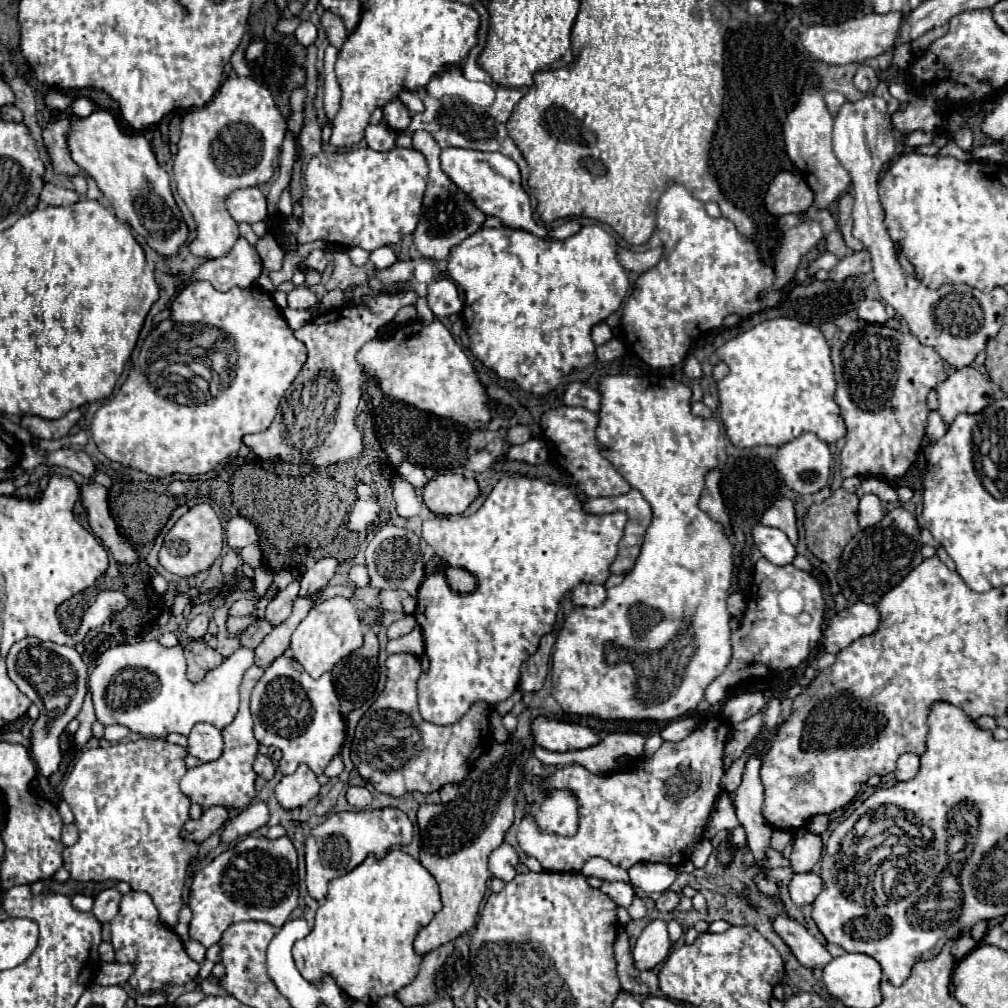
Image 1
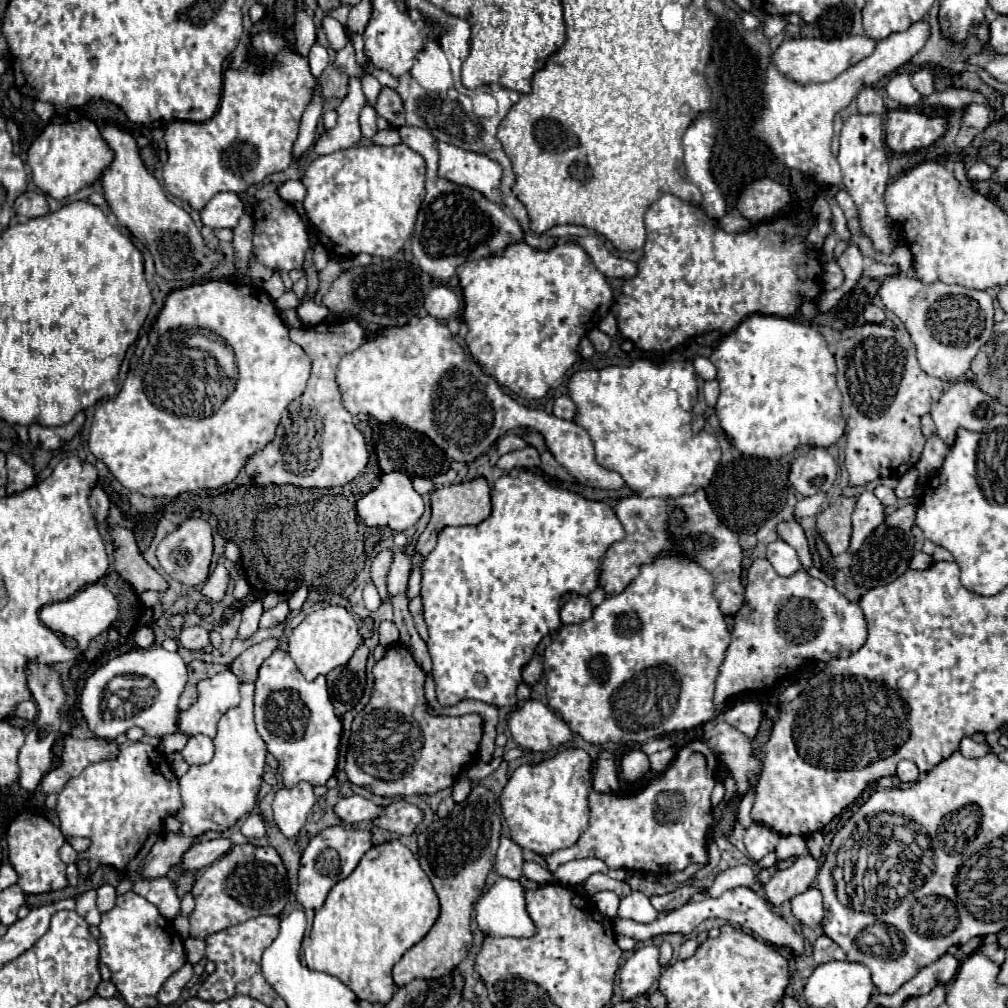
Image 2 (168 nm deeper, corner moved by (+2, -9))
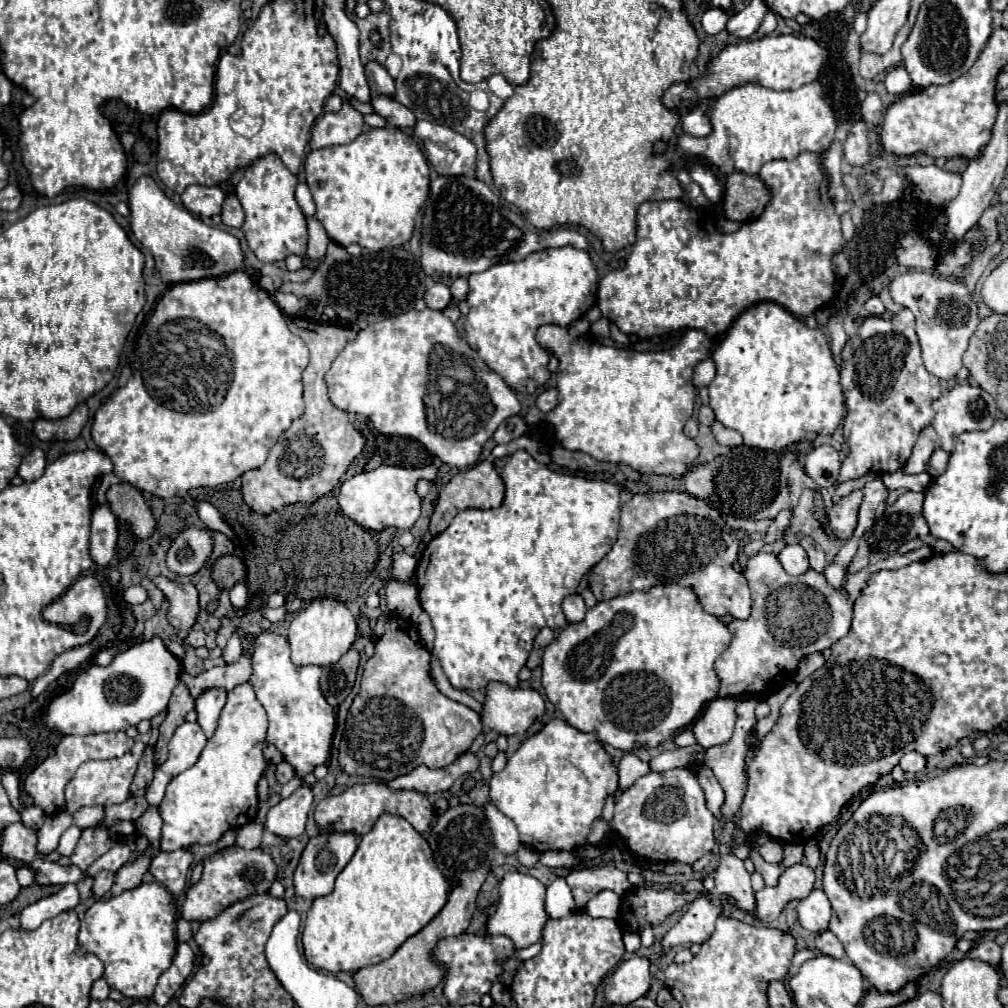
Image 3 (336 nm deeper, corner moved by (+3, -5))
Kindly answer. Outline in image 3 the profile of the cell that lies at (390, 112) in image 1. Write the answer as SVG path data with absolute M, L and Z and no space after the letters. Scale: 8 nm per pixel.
M379 62L365 64L365 76L367 76L371 92L383 92L385 96L395 94L395 80L389 76L389 72Z

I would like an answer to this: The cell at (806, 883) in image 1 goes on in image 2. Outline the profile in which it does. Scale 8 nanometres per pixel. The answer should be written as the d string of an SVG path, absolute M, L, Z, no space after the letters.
M808 888L806 892L794 896L792 900L792 914L806 926L820 926L824 908L822 908L822 894L818 888Z

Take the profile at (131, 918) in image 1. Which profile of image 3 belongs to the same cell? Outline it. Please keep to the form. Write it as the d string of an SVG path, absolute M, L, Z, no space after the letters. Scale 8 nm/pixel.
M151 882L111 896L105 902L95 902L81 920L77 936L77 952L97 956L103 966L103 978L109 988L119 990L123 996L143 1000L153 996L159 976L171 966L177 950L175 938L177 904L165 886Z

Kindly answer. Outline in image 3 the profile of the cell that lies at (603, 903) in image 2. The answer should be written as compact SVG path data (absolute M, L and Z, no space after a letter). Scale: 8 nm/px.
M603 890L587 902L585 912L591 918L613 918L613 920L617 920L619 918L619 900L621 898L615 896L615 892Z

